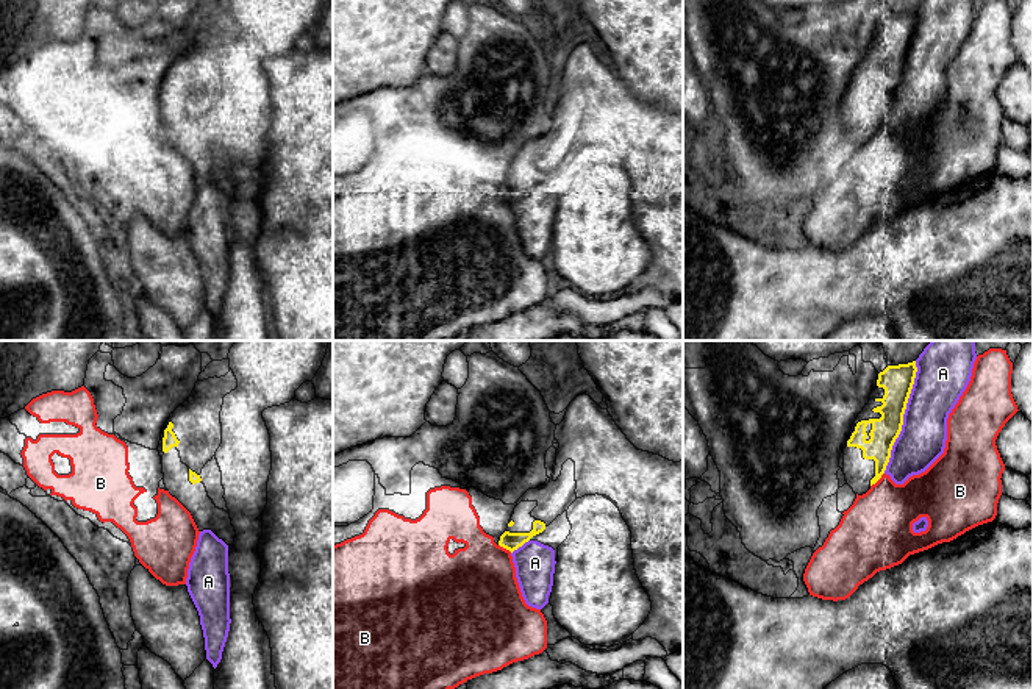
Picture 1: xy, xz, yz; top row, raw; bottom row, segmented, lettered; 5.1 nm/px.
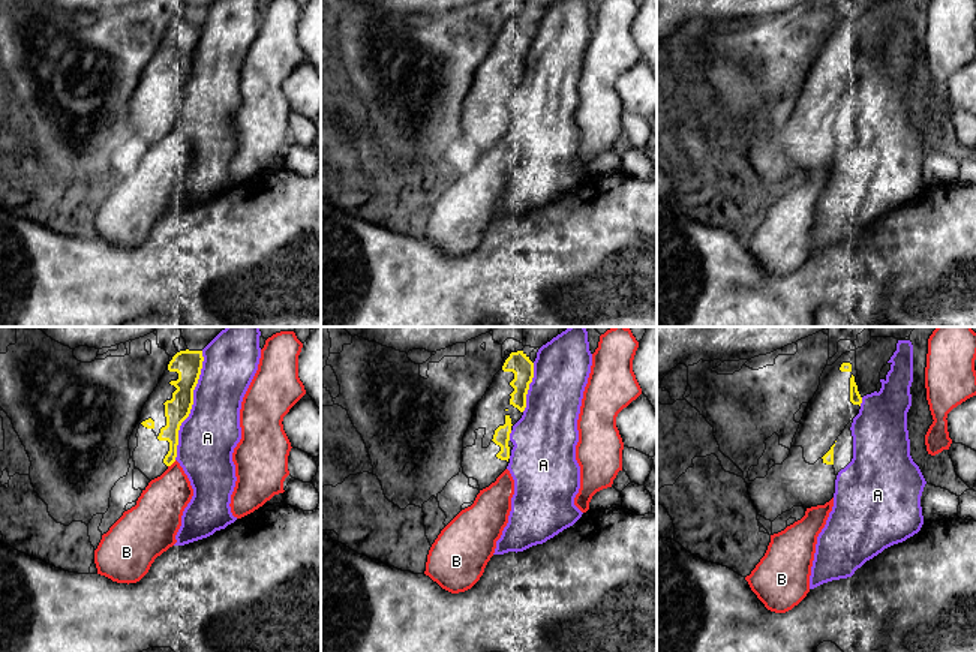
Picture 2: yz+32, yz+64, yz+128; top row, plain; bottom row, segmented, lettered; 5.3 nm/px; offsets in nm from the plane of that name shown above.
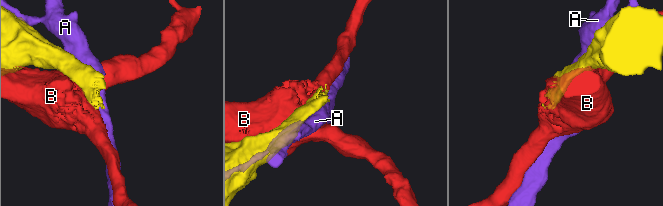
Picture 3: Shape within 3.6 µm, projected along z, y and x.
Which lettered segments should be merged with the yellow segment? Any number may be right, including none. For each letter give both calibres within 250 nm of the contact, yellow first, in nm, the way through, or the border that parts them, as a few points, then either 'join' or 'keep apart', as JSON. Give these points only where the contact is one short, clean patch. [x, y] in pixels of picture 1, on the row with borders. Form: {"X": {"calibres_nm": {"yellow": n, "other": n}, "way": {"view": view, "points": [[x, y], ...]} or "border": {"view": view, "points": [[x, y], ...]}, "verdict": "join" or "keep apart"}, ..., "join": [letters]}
{"A": {"calibres_nm": {"yellow": 160, "other": 260}, "verdict": "keep apart"}, "B": {"calibres_nm": {"yellow": 140, "other": 360}, "verdict": "keep apart"}, "join": []}

